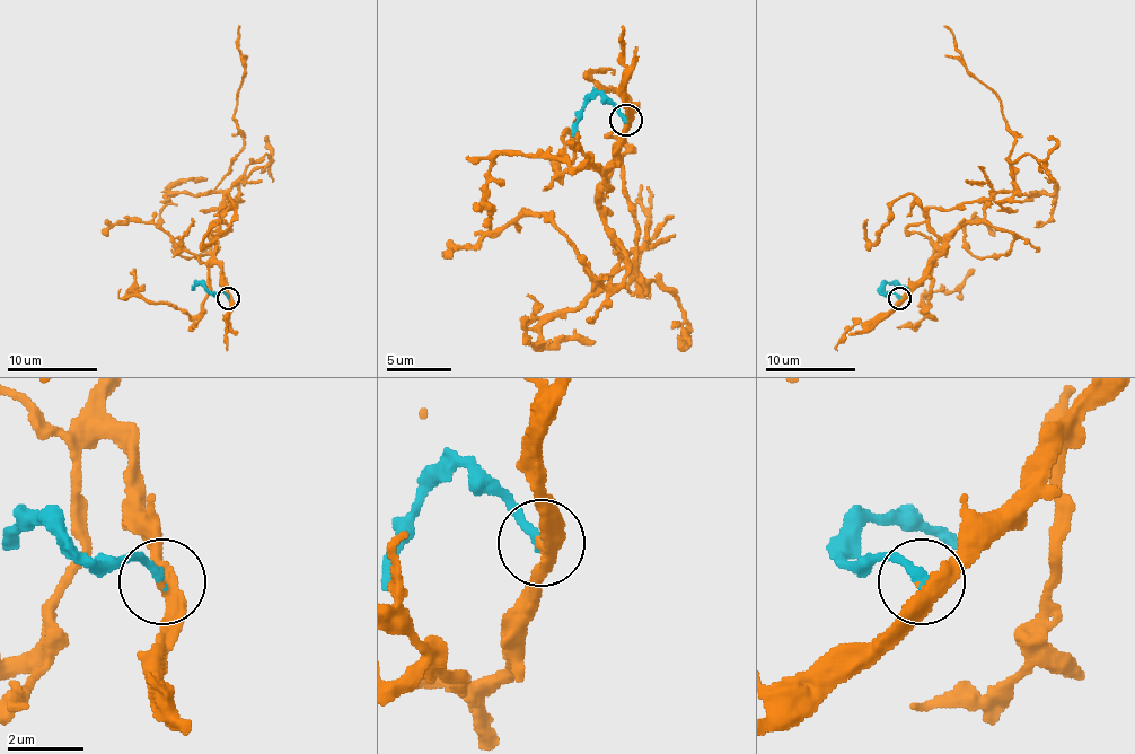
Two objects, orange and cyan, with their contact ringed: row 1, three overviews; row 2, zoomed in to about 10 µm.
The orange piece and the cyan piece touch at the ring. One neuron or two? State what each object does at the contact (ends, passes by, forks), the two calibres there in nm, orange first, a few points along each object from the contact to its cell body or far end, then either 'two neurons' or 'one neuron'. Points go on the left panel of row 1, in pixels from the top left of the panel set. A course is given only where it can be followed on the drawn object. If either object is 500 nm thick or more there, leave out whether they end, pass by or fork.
orange passes by; cyan ends; calibres 300 and 240 nm; course orange (229, 297), (211, 238), (225, 193), (216, 189), (243, 147), (234, 120), (245, 70), (240, 25); course cyan (229, 297), (200, 283), (191, 290); one neuron

